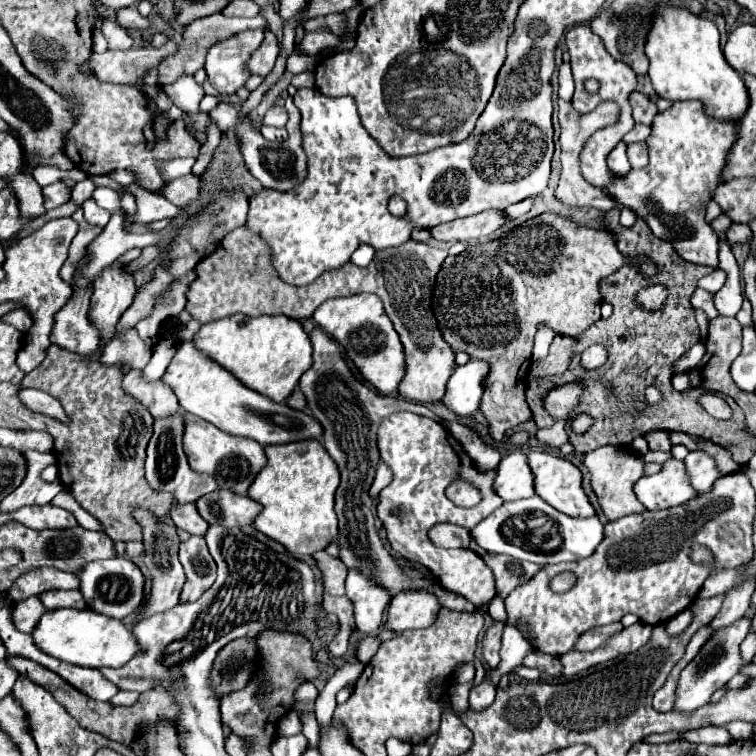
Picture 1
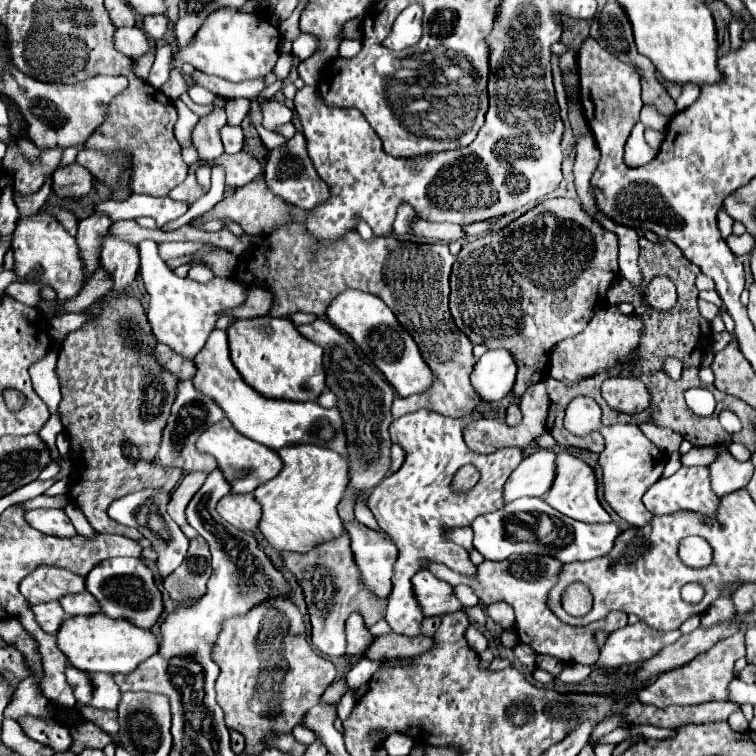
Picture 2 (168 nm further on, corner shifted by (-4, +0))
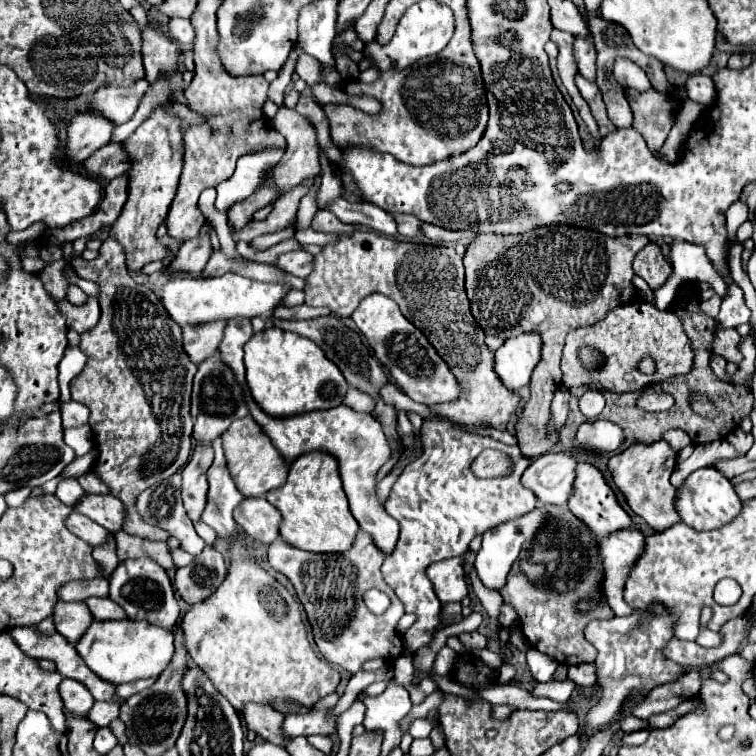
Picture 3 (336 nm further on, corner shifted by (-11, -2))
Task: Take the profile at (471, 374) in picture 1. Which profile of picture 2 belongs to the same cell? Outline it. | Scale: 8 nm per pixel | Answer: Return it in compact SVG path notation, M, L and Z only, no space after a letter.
M494 349L478 359L472 373L472 385L484 401L500 401L512 391L516 371L512 353L506 349Z

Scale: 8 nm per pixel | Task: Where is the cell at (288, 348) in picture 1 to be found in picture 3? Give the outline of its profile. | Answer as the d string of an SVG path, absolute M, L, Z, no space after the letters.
M275 325L263 329L261 333L255 333L247 341L245 369L251 397L265 413L275 417L337 407L341 405L341 399L349 389L341 371L323 355L319 345Z

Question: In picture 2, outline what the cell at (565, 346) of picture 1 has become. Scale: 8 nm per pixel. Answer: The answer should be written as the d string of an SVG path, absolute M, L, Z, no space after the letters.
M616 305L604 307L592 317L592 321L588 323L588 327L582 333L578 333L572 339L564 339L560 345L556 345L552 349L550 375L554 379L560 379L560 381L572 385L582 379L594 377L600 371L614 369L616 365L628 365L632 355L636 353L640 333L642 333L642 321L634 313L624 315L618 311Z

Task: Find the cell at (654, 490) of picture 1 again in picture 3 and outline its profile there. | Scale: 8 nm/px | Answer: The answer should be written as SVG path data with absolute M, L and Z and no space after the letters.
M703 467L703 469L693 471L677 489L675 511L679 511L679 517L685 525L697 531L711 531L711 529L721 529L723 525L731 523L731 519L735 519L741 511L741 501L735 495L729 479L725 479L719 471L711 467Z

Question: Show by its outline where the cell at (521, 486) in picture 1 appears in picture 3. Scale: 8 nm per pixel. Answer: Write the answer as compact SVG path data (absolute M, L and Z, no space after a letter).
M545 453L531 461L521 483L535 493L541 505L565 505L573 487L575 465L577 461L569 453Z

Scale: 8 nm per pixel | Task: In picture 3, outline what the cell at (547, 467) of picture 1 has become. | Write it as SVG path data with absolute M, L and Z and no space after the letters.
M585 461L577 463L575 487L573 487L571 499L567 501L567 507L569 507L569 511L571 511L577 519L581 519L597 537L599 537L599 535L601 535L601 537L603 537L603 535L609 535L609 533L613 533L613 531L619 531L619 529L625 529L625 527L631 525L629 515L619 507L619 503L617 503L617 499L615 499L611 487L609 487L609 485L605 483L605 479L603 479L603 473L601 473L597 467L593 467L591 463L585 463Z

